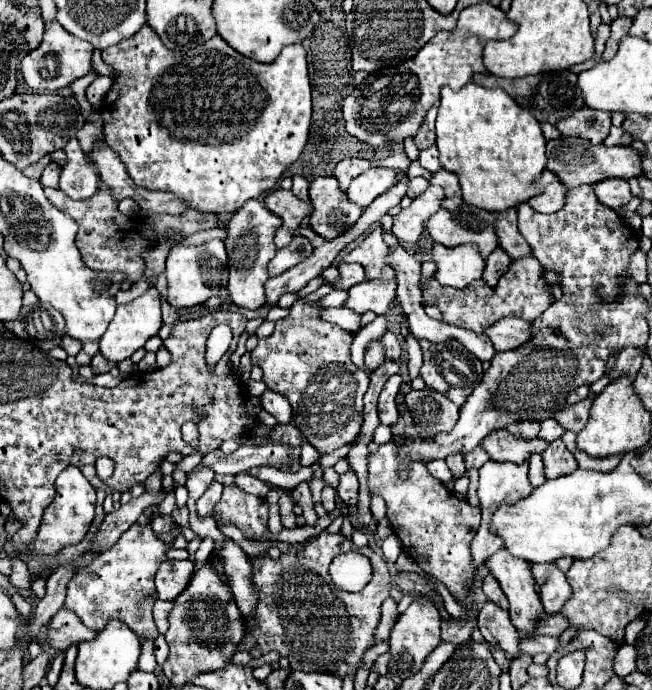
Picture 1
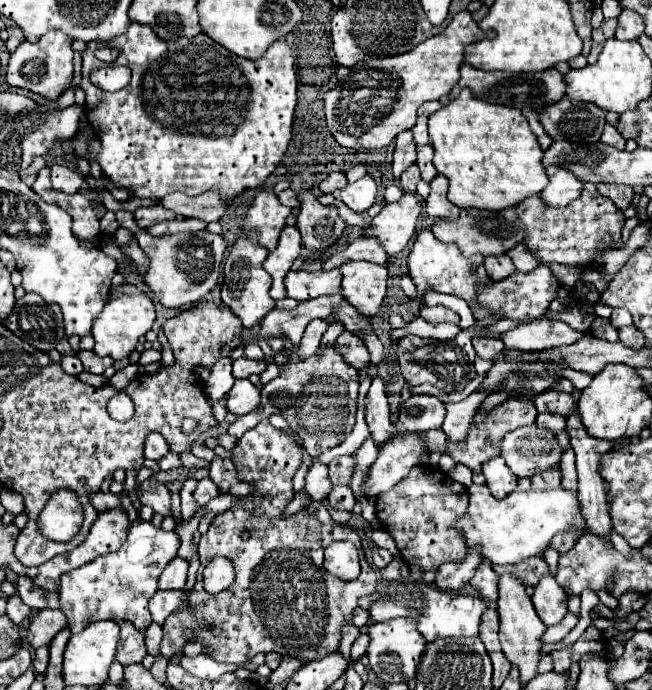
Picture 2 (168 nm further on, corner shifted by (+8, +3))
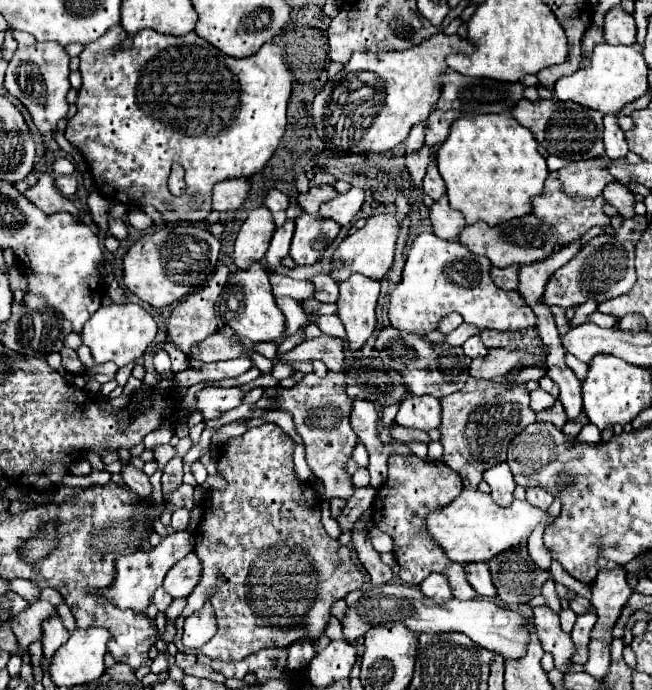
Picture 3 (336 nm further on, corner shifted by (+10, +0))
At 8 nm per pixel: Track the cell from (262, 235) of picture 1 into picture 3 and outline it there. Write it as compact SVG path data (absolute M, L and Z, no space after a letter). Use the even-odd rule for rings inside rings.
M252 262L246 270L236 270L228 276L228 282L220 294L220 316L238 336L246 336L252 342L270 342L284 332L284 316L274 302L268 272L262 262Z

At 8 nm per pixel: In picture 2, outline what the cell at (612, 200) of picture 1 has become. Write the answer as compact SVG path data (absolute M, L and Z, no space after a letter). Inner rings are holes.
M598 183L596 189L598 189L604 197L612 199L614 205L616 205L618 209L626 209L626 207L630 207L632 197L634 197L632 187L626 187L626 185L606 185L606 183Z

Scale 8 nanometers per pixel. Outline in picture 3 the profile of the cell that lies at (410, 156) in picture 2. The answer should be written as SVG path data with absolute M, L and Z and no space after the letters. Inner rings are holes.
M418 124L410 130L404 146L406 146L406 154L412 154L424 146L424 124Z

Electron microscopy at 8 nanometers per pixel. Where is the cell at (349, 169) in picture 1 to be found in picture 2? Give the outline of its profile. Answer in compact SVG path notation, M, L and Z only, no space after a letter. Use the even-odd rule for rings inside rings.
M330 173L322 183L320 183L320 191L322 193L334 193L338 189L344 189L348 185L344 173Z

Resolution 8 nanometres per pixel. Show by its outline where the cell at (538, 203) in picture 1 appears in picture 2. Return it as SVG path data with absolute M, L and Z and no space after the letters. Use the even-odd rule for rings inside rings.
M556 165L546 167L546 173L550 183L542 191L542 199L548 207L564 207L580 197L584 185L582 181L578 181L578 177L574 177L574 173Z

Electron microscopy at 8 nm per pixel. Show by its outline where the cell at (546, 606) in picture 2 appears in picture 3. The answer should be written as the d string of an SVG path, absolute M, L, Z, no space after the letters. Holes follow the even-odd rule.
M544 604L534 608L534 624L544 650L554 656L556 668L560 668L560 672L568 672L570 666L568 656L572 656L572 640L570 634L562 632L560 616L550 606Z

